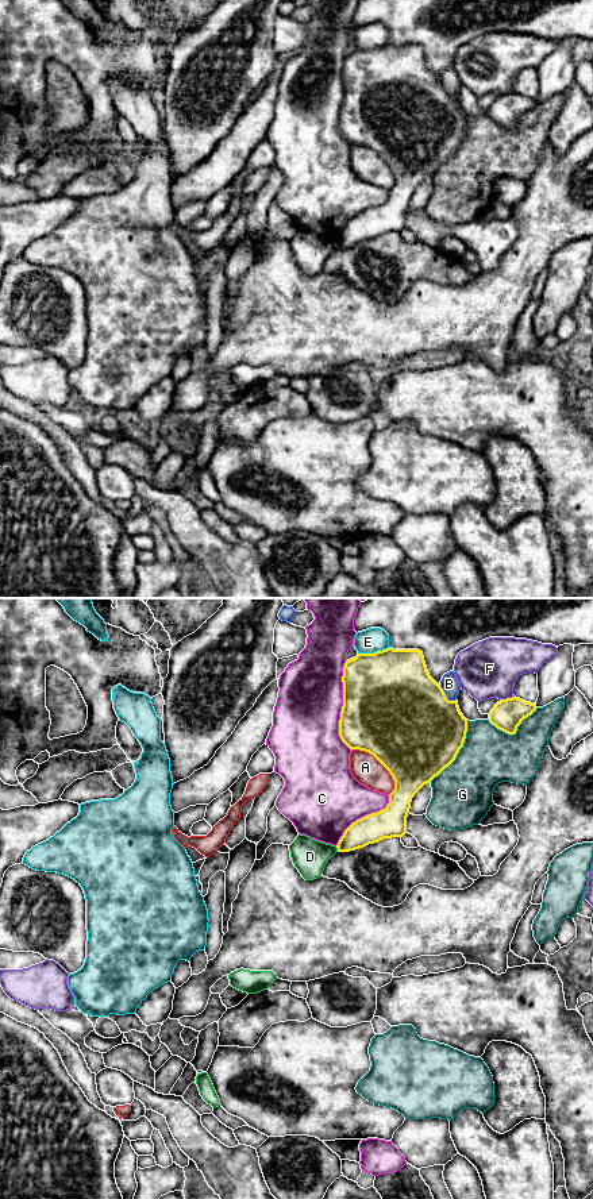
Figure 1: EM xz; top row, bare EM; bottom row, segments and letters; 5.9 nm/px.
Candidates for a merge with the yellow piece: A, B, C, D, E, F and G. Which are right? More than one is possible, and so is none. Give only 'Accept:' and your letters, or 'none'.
Accept: none

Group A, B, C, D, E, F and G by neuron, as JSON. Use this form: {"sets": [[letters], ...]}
{"sets": [["A"], ["B"], ["C"], ["D"], ["E"], ["F"], ["G"]]}

